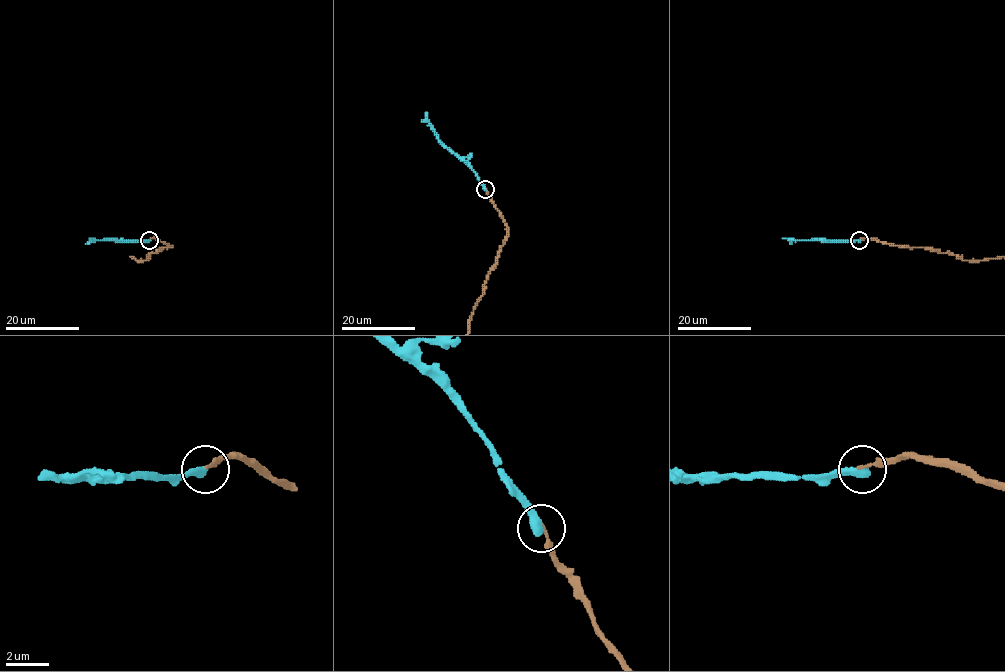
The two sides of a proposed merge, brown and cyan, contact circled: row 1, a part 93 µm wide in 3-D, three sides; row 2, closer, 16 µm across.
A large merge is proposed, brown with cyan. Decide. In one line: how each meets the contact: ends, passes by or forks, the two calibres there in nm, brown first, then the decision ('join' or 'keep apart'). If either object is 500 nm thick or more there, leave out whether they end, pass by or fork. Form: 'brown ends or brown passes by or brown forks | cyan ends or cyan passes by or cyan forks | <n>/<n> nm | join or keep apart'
brown ends | cyan ends | 130/440 nm | join

